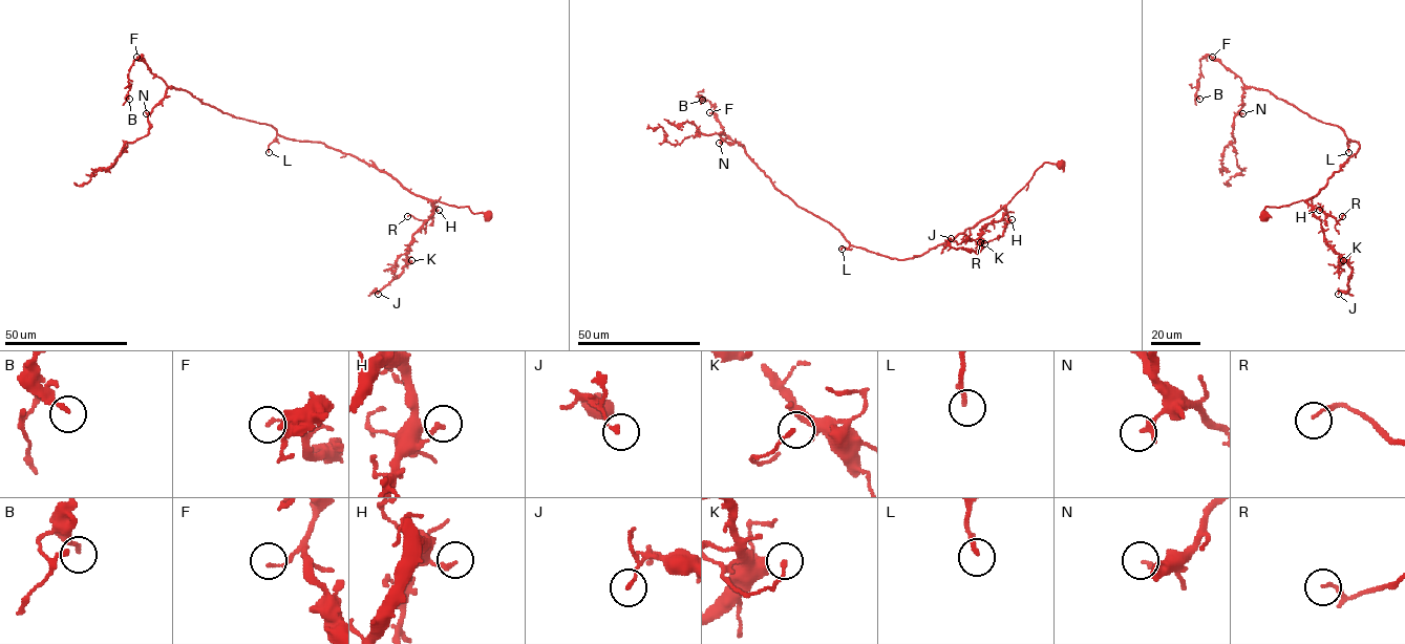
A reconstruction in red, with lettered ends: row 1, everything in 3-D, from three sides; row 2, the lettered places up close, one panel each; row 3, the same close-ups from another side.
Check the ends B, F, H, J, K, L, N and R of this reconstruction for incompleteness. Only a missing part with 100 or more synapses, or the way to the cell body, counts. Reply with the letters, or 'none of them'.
L

